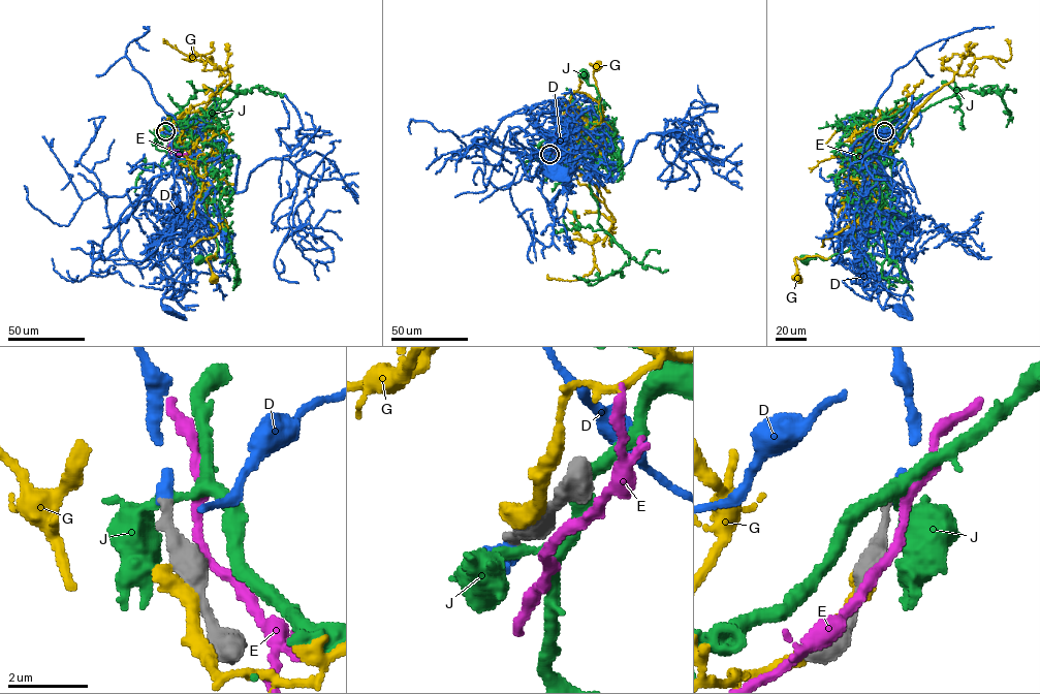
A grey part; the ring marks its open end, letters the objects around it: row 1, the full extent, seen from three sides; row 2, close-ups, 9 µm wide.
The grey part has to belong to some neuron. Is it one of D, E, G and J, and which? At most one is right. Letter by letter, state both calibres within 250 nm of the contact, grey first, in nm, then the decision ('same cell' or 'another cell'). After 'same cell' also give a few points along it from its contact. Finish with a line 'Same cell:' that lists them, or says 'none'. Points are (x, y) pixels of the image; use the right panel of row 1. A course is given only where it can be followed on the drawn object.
D: 240/280 nm | same cell | via (884, 131), (877, 118), (872, 137), (864, 129), (872, 157), (906, 191), (901, 311)
E: 480/240 nm | another cell
G: 440/550 nm | another cell
J: 220/280 nm | another cell
Same cell: D

